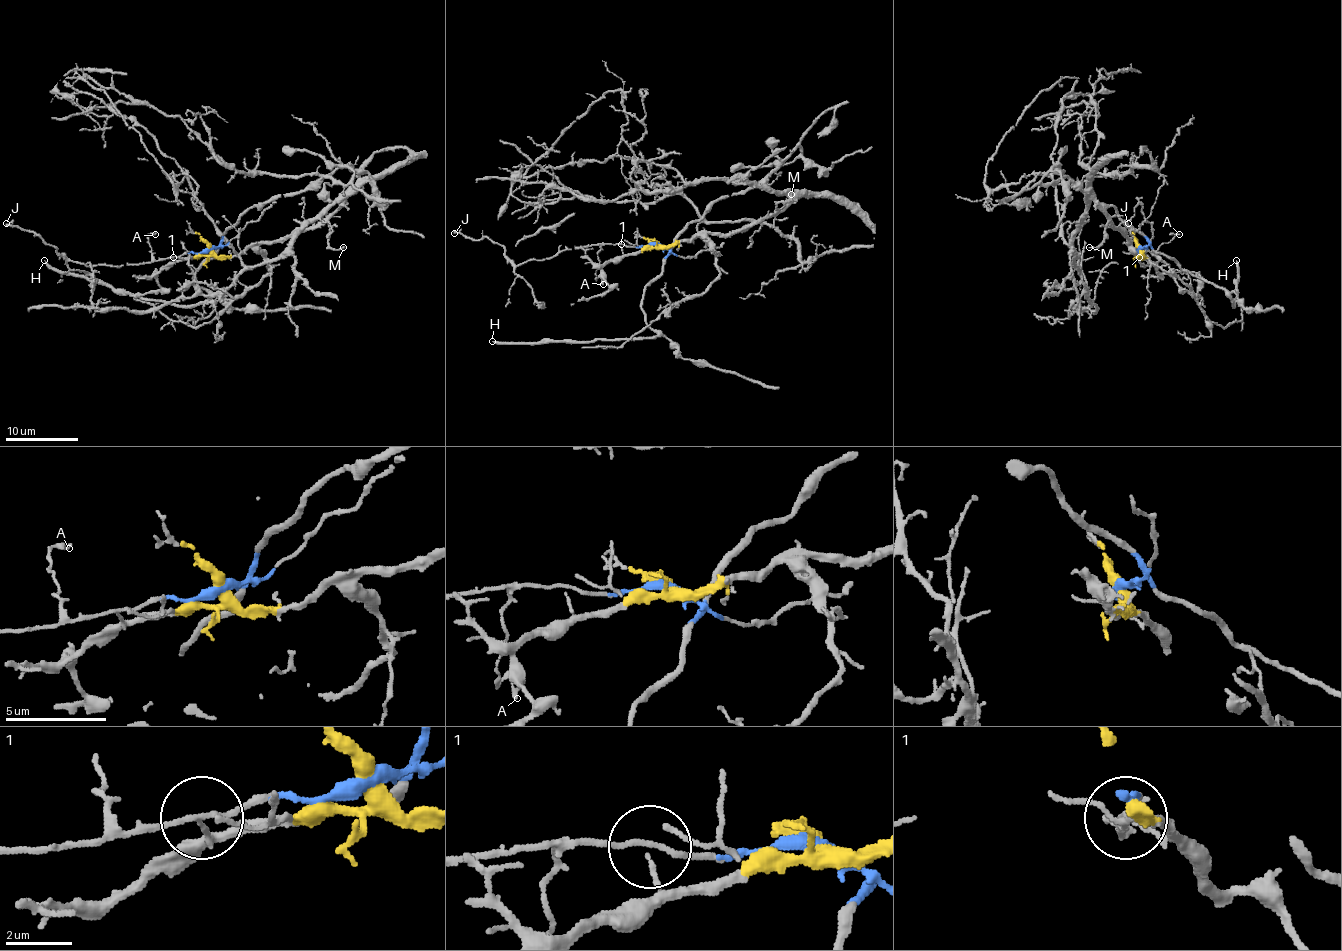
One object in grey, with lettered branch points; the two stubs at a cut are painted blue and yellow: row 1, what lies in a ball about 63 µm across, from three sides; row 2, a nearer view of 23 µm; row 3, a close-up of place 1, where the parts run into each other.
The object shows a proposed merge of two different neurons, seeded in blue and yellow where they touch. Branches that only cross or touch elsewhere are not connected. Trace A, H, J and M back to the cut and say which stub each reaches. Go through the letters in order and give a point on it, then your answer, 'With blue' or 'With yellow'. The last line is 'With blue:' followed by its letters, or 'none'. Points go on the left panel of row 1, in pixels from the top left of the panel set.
A: Place: (155, 234). With blue
H: Place: (44, 260). With blue
J: Place: (6, 223). With blue
M: Place: (343, 247). With yellow
With blue: A, H, J

